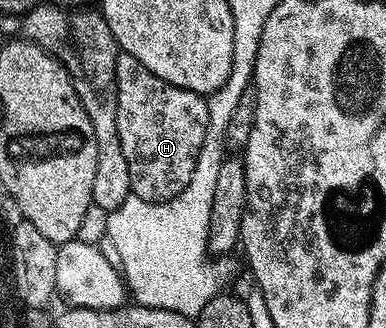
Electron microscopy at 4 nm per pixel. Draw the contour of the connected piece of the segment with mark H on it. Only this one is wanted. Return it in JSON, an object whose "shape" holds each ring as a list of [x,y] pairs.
{"shape":[[[121,52],[118,62],[114,62],[114,78],[118,90],[118,142],[122,142],[122,155],[130,169],[132,195],[151,204],[172,200],[190,186],[202,142],[208,137],[208,101],[196,92],[162,82],[162,78],[150,74],[134,54]]]}

